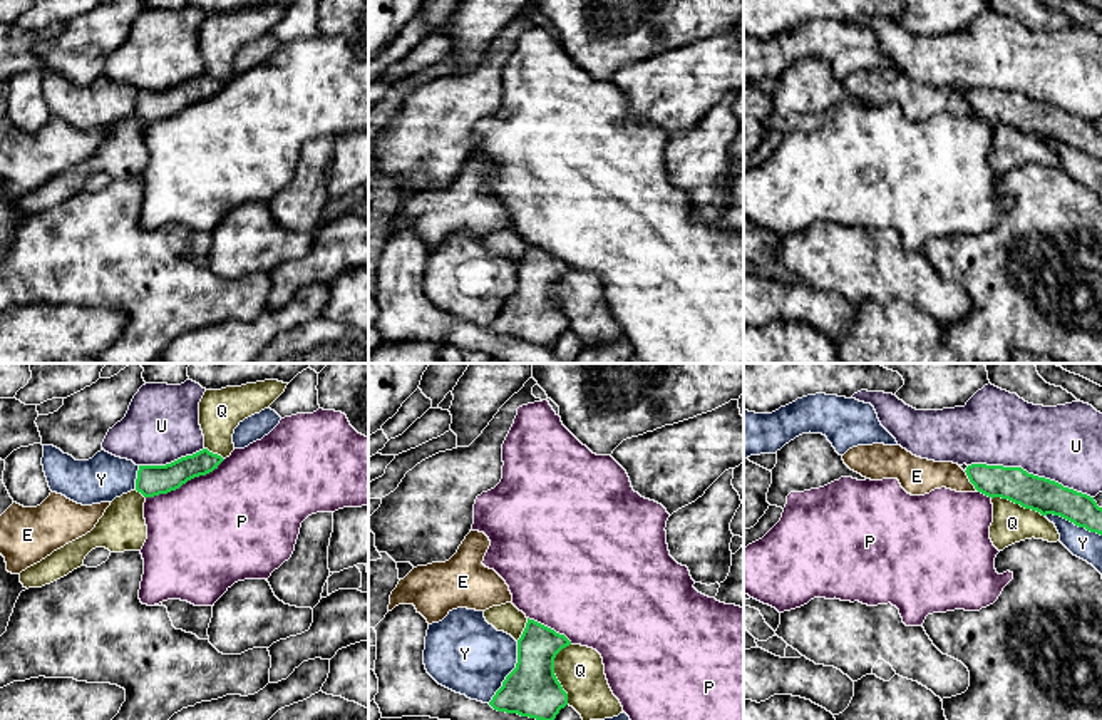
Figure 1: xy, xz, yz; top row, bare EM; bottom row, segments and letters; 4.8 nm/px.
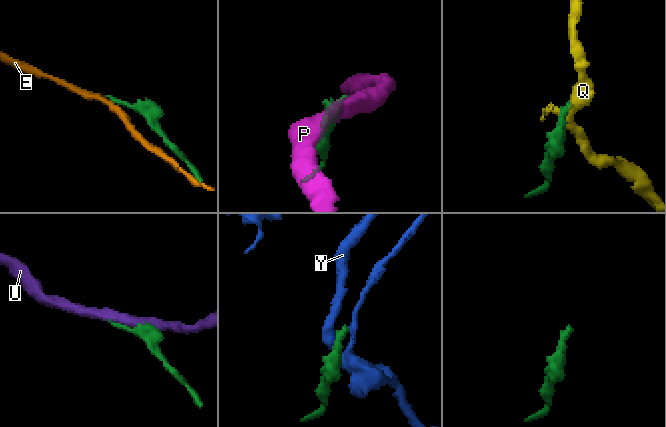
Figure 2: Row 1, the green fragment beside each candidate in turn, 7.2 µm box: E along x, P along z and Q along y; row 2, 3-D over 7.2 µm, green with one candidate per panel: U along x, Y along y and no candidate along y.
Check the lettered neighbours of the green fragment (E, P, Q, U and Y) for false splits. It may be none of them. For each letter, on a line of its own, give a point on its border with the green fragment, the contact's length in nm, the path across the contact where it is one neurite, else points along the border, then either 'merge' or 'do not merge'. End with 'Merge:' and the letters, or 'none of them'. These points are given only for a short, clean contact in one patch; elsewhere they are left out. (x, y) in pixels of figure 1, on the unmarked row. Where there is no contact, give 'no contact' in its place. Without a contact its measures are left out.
E: contact yz (970, 106); length 130 nm; border yz (963, 96), (978, 116); do not merge
P: contact xy (185, 108); length 420 nm; do not merge
Q: contact xz (553, 298); length 300 nm; do not merge
U: contact yz (1030, 99); length 600 nm; do not merge
Y: contact xz (511, 297); length 320 nm; do not merge
Merge: none of them

